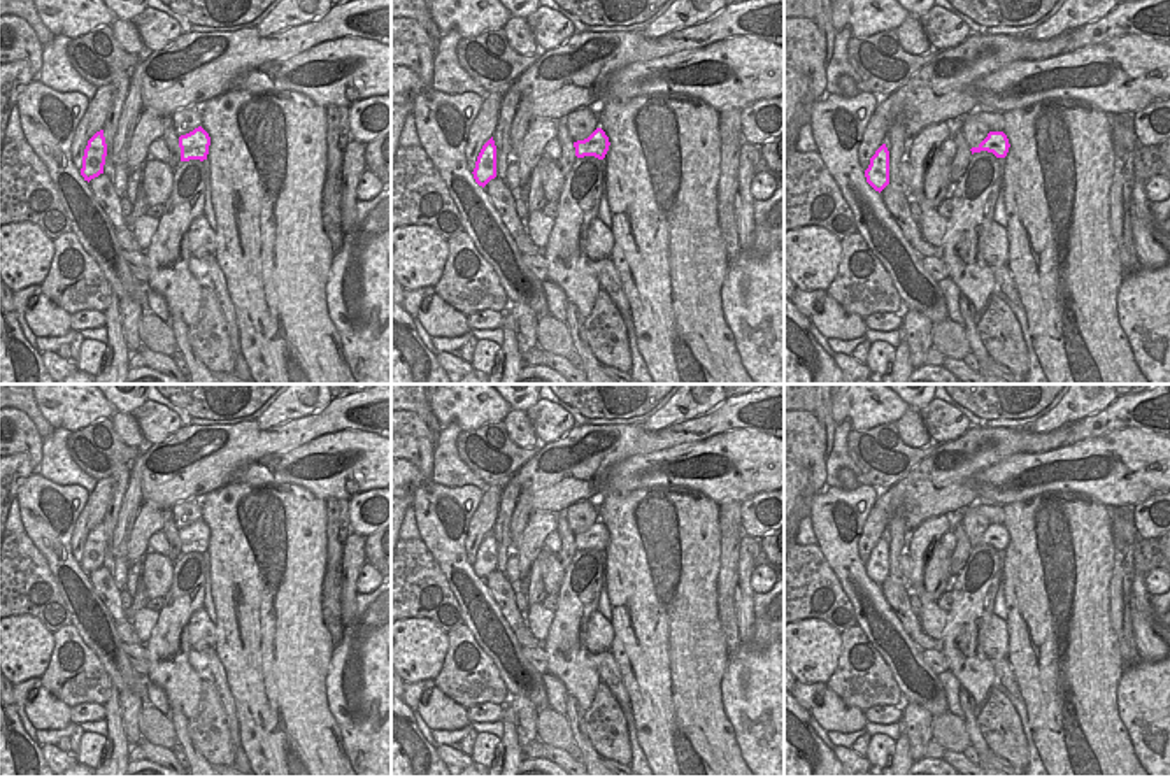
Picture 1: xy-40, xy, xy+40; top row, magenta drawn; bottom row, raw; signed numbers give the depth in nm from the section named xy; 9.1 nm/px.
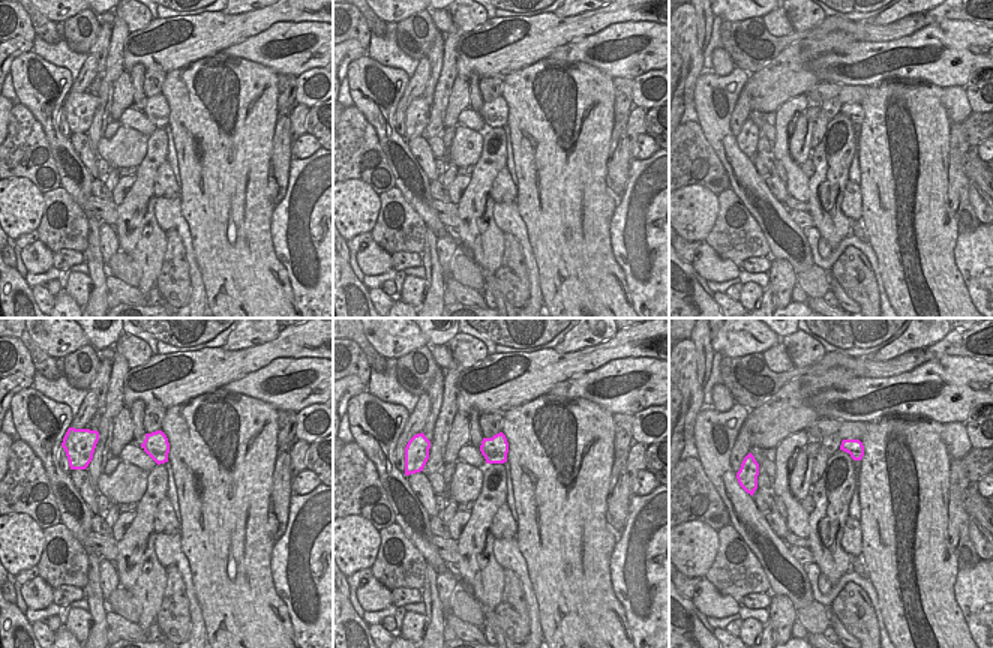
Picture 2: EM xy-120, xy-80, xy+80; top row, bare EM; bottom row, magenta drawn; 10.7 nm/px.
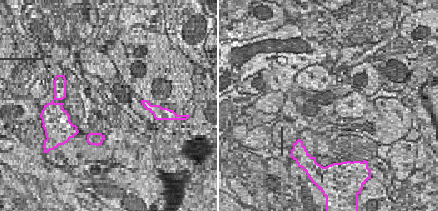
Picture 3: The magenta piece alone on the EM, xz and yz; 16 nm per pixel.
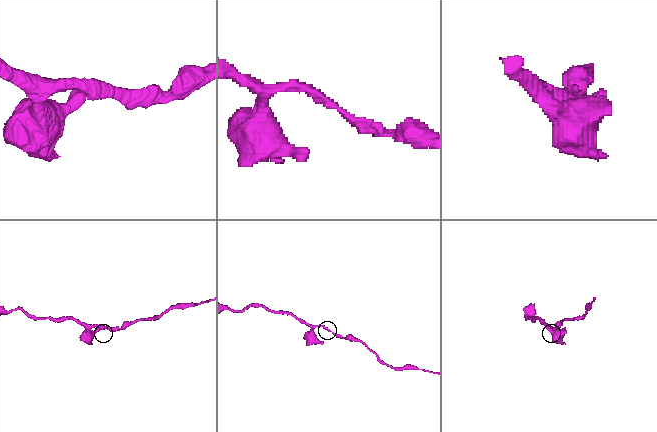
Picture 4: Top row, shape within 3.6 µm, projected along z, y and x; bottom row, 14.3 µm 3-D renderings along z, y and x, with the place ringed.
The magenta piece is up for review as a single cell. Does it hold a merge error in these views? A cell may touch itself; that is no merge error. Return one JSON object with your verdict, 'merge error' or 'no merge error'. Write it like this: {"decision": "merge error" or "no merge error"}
{"decision": "no merge error"}

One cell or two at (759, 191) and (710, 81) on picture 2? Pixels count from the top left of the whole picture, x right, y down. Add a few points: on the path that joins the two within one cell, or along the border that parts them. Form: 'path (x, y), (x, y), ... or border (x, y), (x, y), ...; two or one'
path (737, 164), (717, 132), (714, 108); one

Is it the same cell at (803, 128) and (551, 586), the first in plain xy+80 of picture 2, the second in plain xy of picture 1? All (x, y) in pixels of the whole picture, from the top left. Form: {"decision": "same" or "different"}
{"decision": "different"}

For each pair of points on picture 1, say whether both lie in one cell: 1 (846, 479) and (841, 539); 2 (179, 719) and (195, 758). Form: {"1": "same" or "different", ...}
{"1": "different", "2": "same"}

